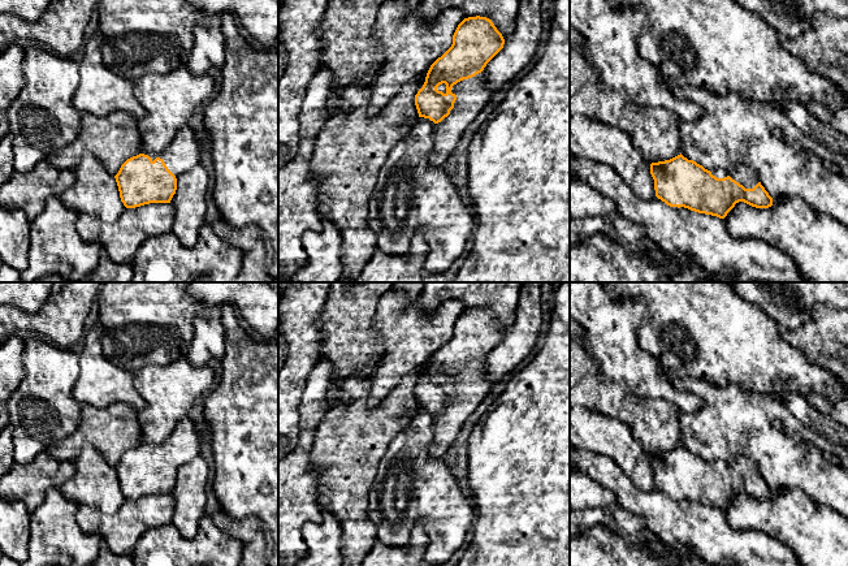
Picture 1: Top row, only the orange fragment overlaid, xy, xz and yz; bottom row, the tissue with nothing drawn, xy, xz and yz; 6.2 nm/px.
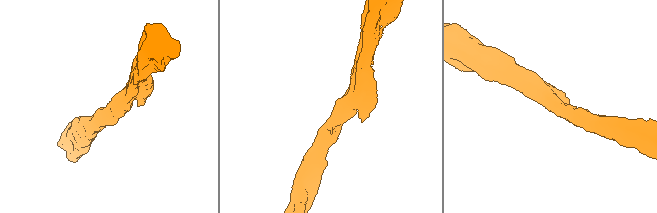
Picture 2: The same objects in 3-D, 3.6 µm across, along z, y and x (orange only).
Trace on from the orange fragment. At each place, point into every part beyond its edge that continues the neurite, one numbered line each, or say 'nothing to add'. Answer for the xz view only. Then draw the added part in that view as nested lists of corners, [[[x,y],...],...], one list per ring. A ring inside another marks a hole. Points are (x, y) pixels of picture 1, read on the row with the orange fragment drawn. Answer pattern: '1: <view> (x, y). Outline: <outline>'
1: xz (472, 94). Outline: [[[483,72],[458,82],[451,92],[457,95],[454,108],[434,128],[434,148],[429,156],[432,165],[445,164],[468,125],[492,98]]]

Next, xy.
1: xy (184, 152). Outline: [[[185,126],[176,133],[176,137],[163,151],[144,155],[148,155],[152,161],[156,157],[163,159],[168,169],[178,178],[183,172],[200,163],[202,152],[202,144],[194,131]]]

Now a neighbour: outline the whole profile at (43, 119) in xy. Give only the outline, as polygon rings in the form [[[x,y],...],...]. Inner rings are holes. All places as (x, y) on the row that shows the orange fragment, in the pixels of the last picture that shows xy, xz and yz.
[[[30,47],[25,49],[23,75],[21,92],[7,108],[13,139],[13,168],[20,173],[30,172],[55,151],[75,143],[82,120],[73,101],[81,78],[78,57],[61,57],[40,47]]]

